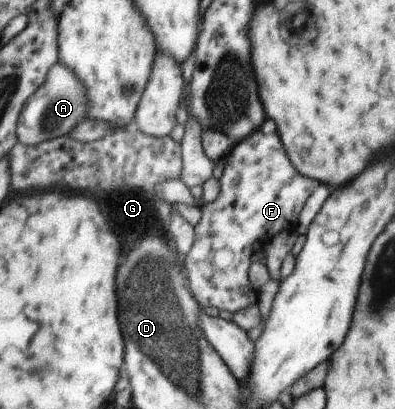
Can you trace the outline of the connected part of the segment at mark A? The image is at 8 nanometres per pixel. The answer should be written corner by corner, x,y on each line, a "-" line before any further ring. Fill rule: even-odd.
56,62
46,81
23,107
17,127
19,141
38,146
45,141
68,136
82,121
88,119
87,89
85,83
64,62

